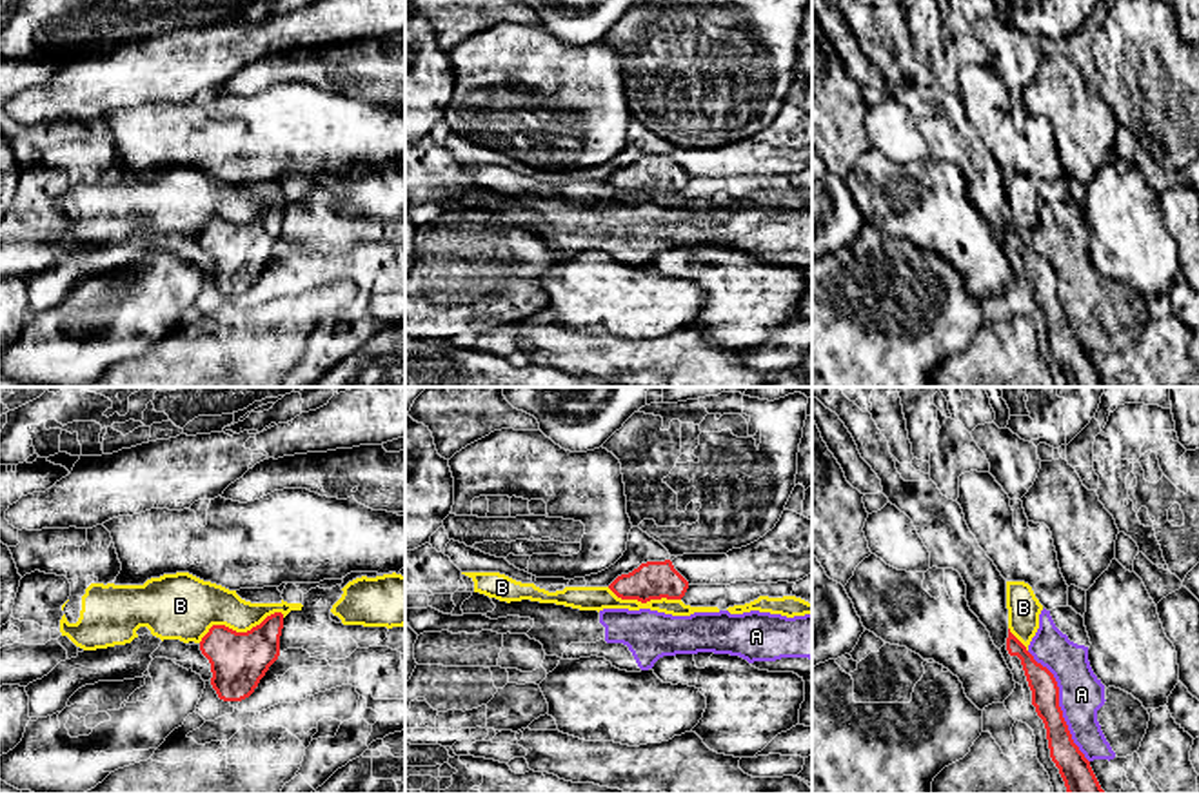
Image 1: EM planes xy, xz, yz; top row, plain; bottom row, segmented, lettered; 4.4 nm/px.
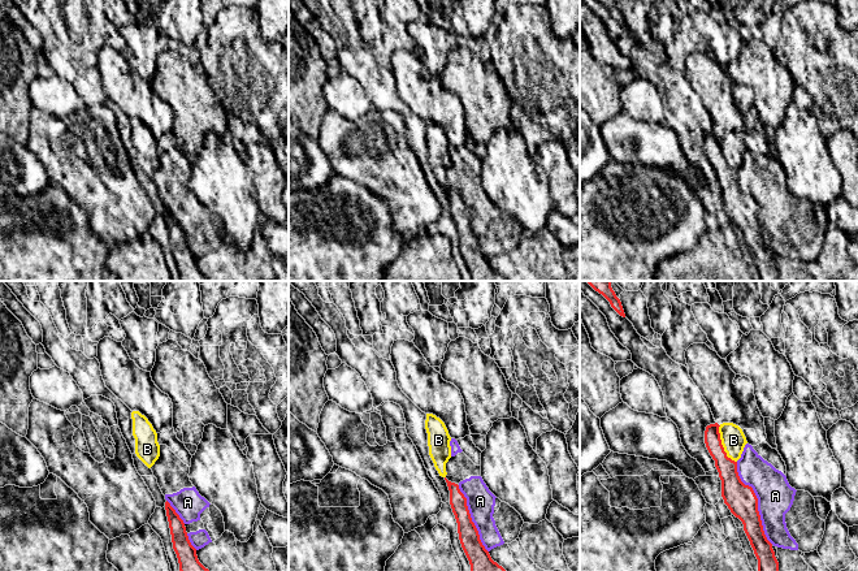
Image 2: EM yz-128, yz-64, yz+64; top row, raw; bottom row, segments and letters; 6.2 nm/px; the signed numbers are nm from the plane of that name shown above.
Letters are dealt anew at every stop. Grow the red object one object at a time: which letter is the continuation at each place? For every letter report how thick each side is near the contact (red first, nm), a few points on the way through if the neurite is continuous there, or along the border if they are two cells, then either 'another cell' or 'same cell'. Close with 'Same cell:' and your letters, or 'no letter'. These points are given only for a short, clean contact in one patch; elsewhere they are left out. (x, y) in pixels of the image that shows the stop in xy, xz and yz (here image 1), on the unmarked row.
A: 130/200 nm | another cell
B: 260/260 nm | along xy (284, 208), (271, 206), (246, 224), (213, 218), (198, 235) | another cell
Same cell: no letter

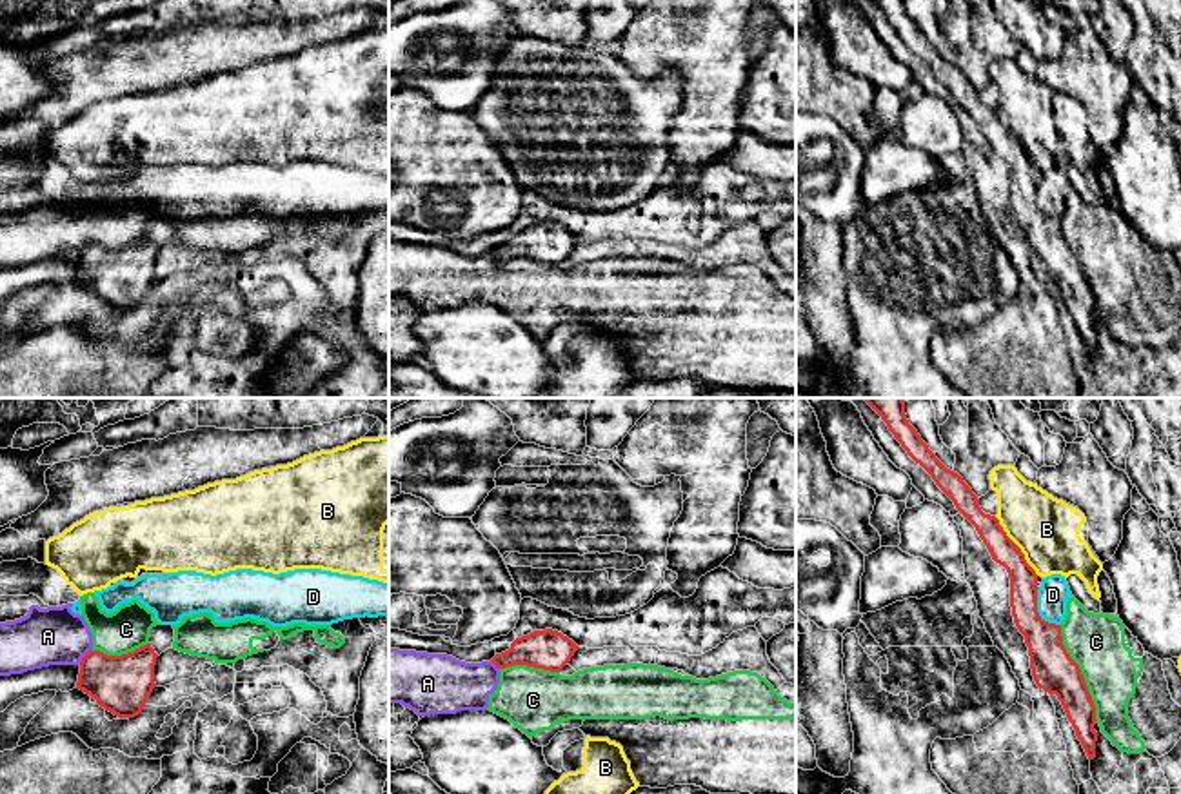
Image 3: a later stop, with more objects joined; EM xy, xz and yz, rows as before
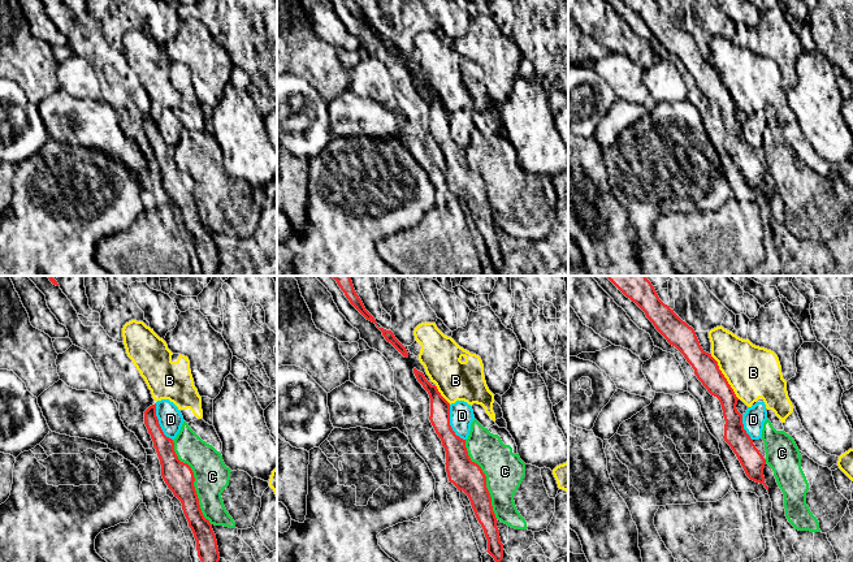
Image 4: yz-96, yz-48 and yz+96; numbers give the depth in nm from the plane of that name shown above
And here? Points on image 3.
A: 260/260 nm | another cell
B: 130/280 nm | along yz (994, 109), (1038, 168) | another cell
C: 190/260 nm | another cell
D: 180/140 nm | along yz (1038, 180), (1038, 206), (1060, 218) | another cell
Same cell: no letter

